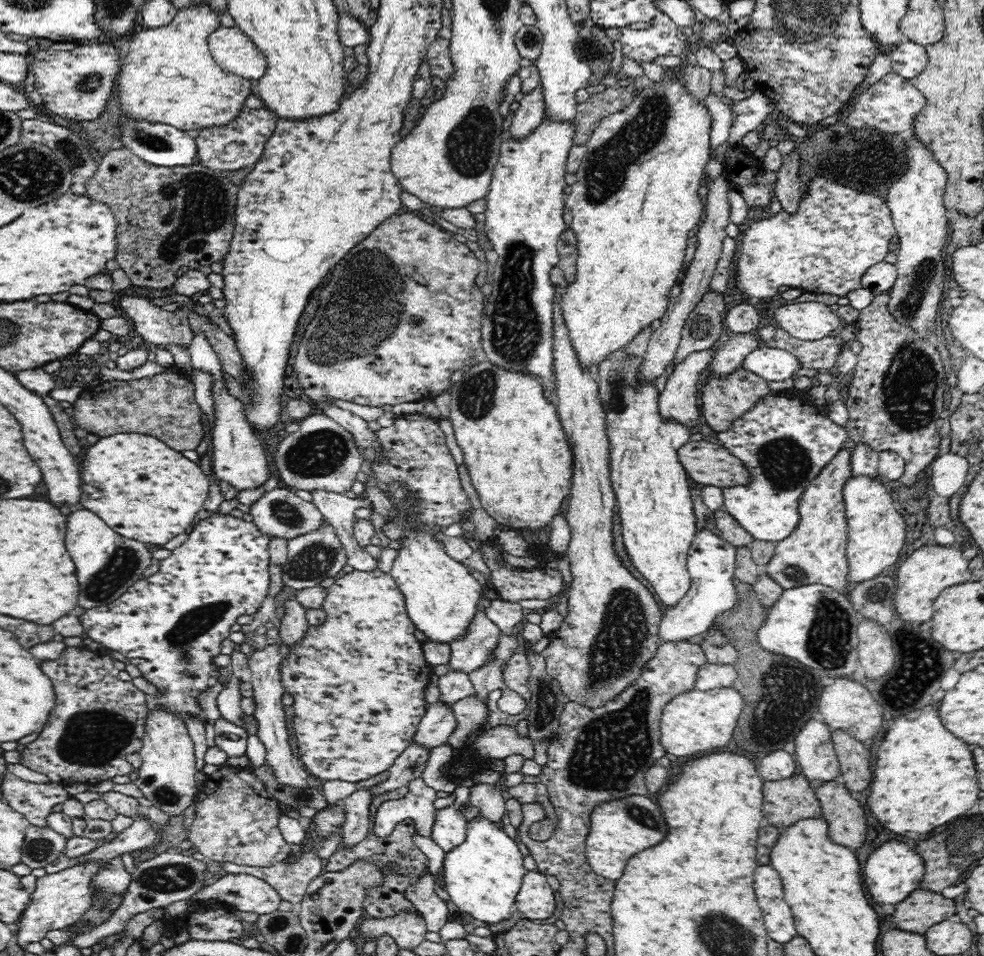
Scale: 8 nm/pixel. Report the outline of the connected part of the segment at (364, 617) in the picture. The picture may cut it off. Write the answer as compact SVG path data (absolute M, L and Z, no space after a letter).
M376 567L371 571L360 571L354 569L350 573L341 573L337 576L335 583L327 588L327 595L323 602L323 608L327 617L319 625L309 625L304 633L304 638L293 644L289 648L286 658L280 663L280 677L285 692L291 694L294 698L292 708L294 708L294 720L292 726L296 734L300 760L305 764L309 774L313 774L324 780L345 780L346 782L357 783L360 780L366 780L371 776L376 776L384 770L389 770L394 761L408 748L414 740L414 734L426 712L426 694L427 685L433 681L433 666L430 665L424 657L422 644L424 642L417 640L414 636L416 627L408 617L406 611L406 601L404 593L400 592L400 587L392 578L391 573L382 572Z

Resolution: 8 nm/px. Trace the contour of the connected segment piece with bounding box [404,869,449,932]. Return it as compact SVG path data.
M426 869L416 884L408 886L404 897L410 900L412 907L425 919L427 930L439 932L448 921L447 903L436 894L434 876Z

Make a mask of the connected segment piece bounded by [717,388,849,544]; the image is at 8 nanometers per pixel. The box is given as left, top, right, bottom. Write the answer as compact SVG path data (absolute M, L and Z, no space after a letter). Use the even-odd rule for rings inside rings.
M792 388L789 391L783 391L781 393L768 393L762 400L758 401L758 404L748 410L746 414L742 414L740 418L734 420L734 424L730 426L730 430L726 432L718 432L717 435L718 441L722 443L734 456L738 458L746 469L750 473L750 481L745 485L734 485L733 487L722 488L723 490L723 499L724 499L724 509L728 512L729 515L732 515L742 527L755 539L755 540L764 540L768 542L774 542L775 544L778 541L785 540L794 532L796 526L798 526L800 520L800 513L798 510L798 504L800 498L804 492L804 489L810 484L811 480L816 479L816 476L824 469L824 466L836 456L836 453L847 443L849 443L848 432L842 426L835 424L830 416L828 416L825 408L817 408L813 406L813 400L809 396L809 391L800 391L798 389Z

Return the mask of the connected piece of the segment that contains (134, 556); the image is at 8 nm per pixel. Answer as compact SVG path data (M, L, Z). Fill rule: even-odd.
M76 510L68 516L68 534L66 548L76 564L78 580L80 580L80 600L82 608L96 608L114 602L136 581L145 578L144 570L152 562L152 553L147 544L136 540L128 540L116 534L106 526L102 518L98 518L90 510Z

